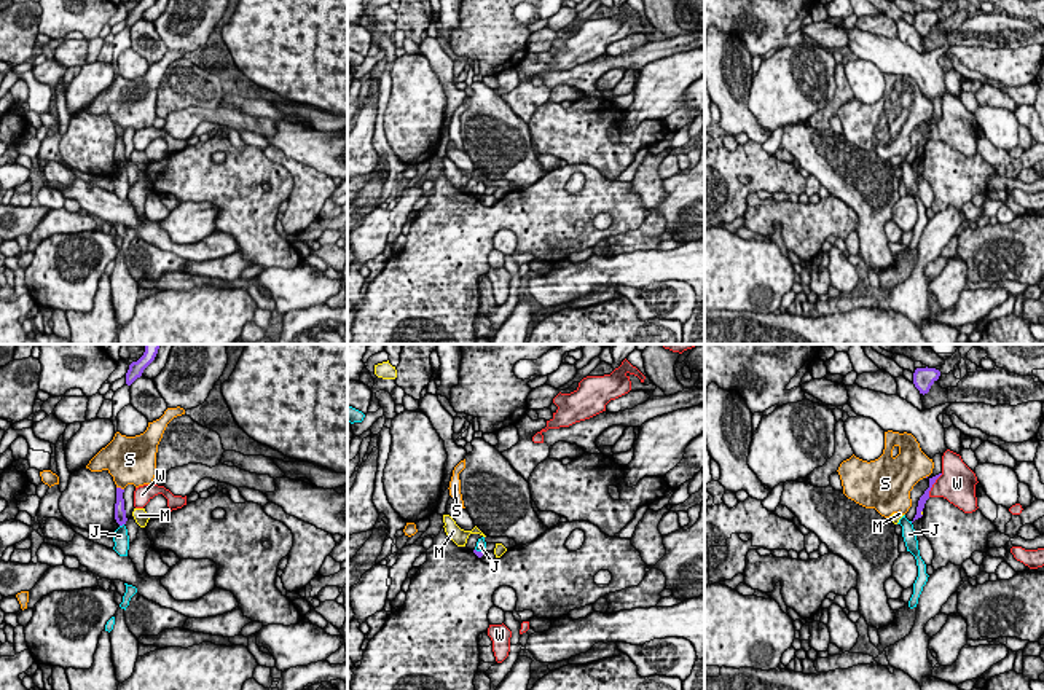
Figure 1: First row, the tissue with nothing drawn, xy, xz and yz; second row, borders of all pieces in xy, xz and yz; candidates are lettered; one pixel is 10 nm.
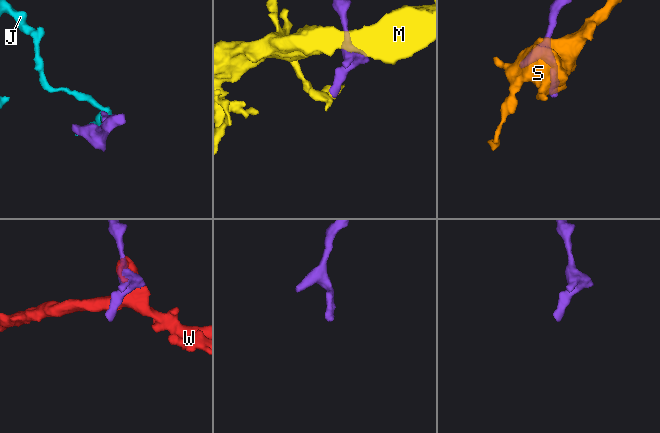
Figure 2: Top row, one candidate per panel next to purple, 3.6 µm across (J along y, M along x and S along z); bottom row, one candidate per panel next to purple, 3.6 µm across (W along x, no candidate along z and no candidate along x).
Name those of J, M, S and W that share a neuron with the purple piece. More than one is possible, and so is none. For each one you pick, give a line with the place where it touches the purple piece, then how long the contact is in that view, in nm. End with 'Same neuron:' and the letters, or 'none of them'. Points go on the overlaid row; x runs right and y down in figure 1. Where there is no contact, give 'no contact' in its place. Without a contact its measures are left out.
Same neuron: none of them

